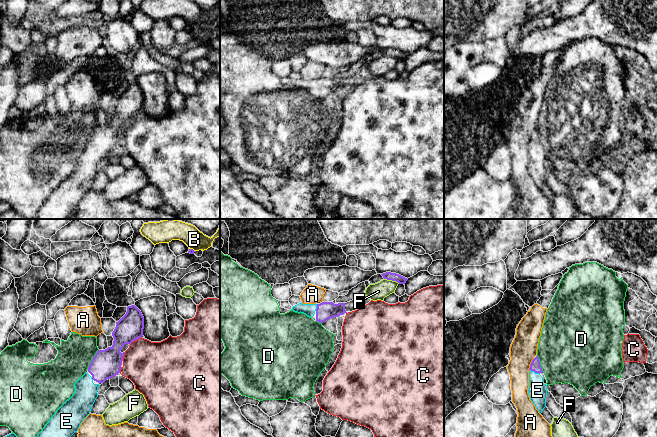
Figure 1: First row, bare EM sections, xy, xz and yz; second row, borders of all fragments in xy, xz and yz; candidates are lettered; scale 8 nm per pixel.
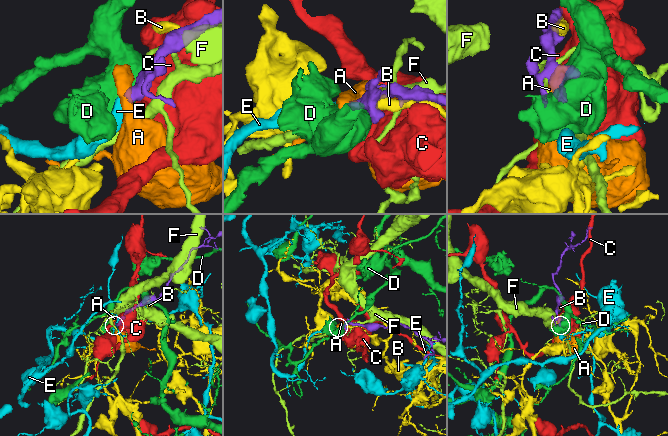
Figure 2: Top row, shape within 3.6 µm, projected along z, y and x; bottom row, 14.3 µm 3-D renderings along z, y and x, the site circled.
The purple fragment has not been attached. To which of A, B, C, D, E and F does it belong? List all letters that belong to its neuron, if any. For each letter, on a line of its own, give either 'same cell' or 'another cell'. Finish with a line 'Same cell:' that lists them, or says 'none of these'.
A: another cell
B: another cell
C: another cell
D: another cell
E: same cell
F: another cell
Same cell: E

